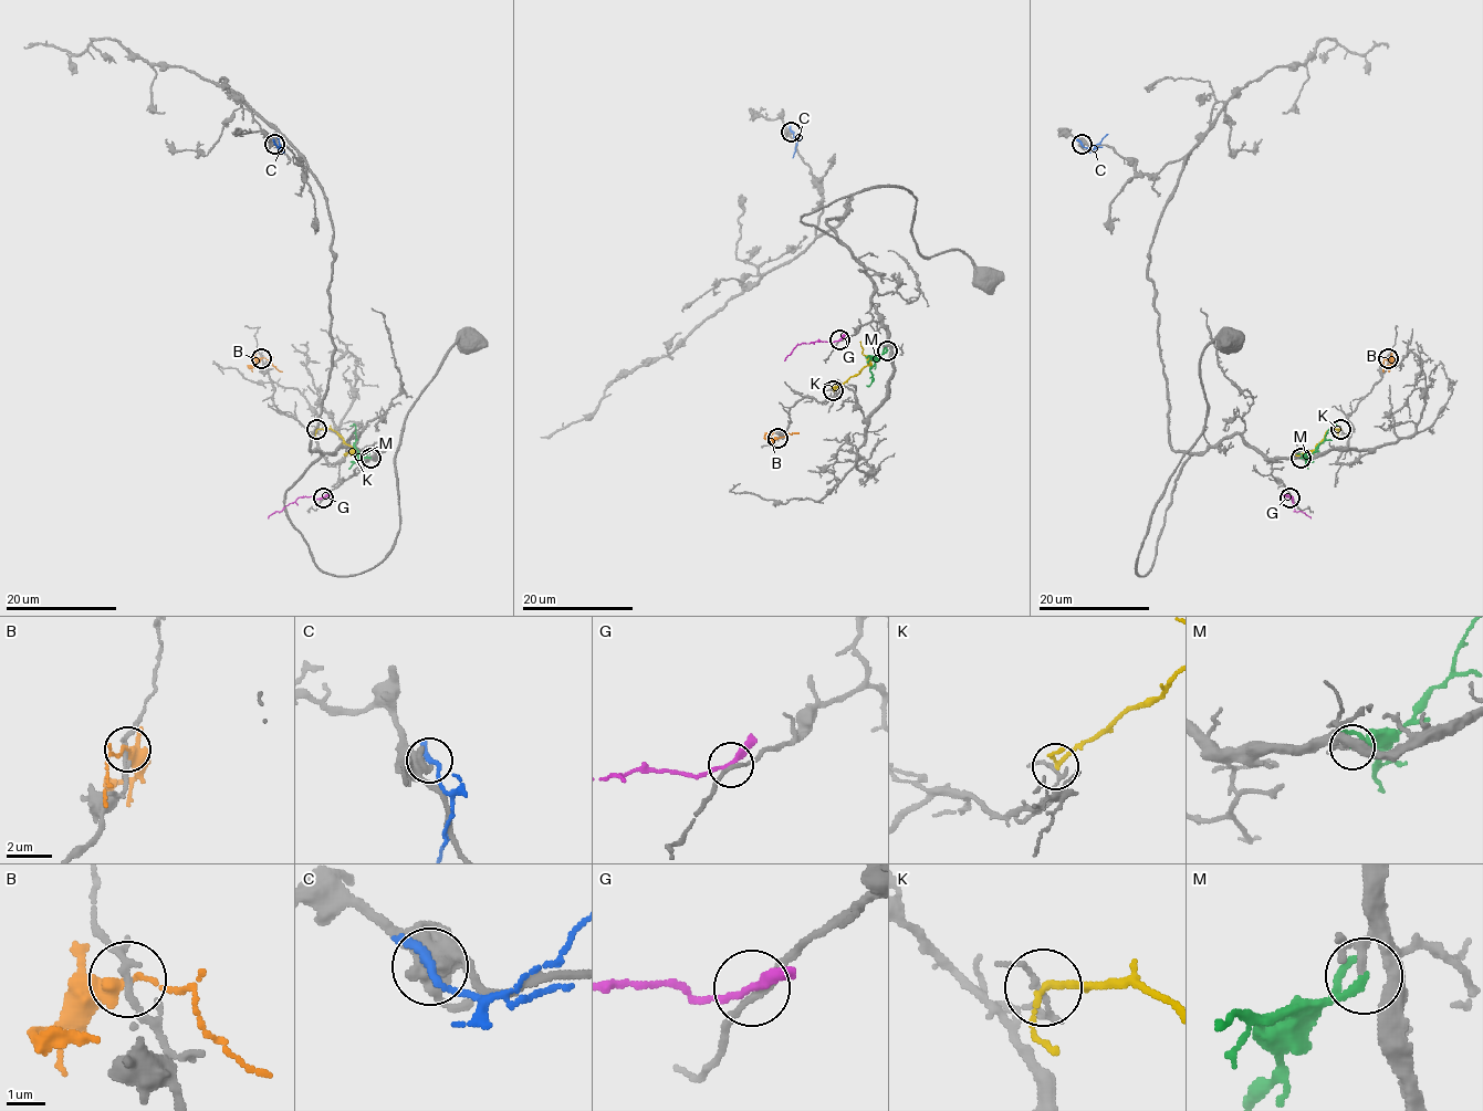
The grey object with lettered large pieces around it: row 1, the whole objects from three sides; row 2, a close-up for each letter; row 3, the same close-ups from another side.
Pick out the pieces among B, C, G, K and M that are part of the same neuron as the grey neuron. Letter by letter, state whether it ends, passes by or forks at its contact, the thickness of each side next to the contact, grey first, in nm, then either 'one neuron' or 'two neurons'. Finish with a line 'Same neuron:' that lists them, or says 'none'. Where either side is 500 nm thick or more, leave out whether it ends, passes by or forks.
B: it passes by; calibres 150 and 240 nm; two neurons
C: it ends; calibres 360 and 280 nm; two neurons
G: it passes by; calibres 160 and 240 nm; two neurons
K: it passes by; calibres 110 and 150 nm; two neurons
M: it passes by; calibres 140 and 150 nm; one neuron
Same neuron: M

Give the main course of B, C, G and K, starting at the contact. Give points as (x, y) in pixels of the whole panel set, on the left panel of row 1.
B: (261, 357), (271, 360), (282, 371)
C: (275, 144), (281, 147), (277, 134)
G: (323, 498), (300, 496), (268, 519)
K: (316, 429), (333, 429), (351, 448), (344, 453)

